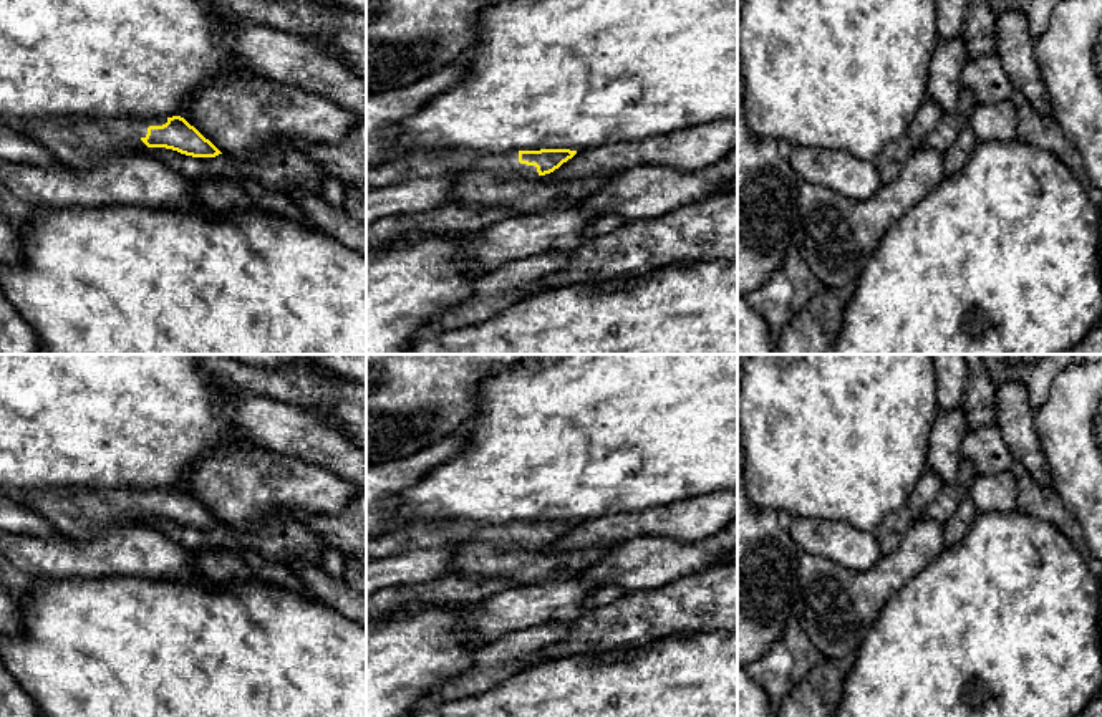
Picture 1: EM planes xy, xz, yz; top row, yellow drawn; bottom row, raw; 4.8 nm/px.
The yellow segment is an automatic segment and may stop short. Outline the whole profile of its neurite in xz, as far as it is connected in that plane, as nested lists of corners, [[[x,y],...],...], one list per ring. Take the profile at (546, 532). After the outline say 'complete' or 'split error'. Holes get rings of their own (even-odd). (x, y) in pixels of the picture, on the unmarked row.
[[[446,520],[426,523],[404,523],[394,530],[366,541],[366,560],[379,556],[393,556],[404,551],[419,548],[456,548],[469,543],[486,543],[497,550],[510,546],[537,548],[558,540],[563,533],[572,530],[577,522],[570,520],[540,520],[540,522],[509,522],[509,523],[487,523],[472,520]]]; split error

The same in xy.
[[[23,488],[10,492],[23,505],[45,517],[60,535],[88,538],[116,525],[166,518],[192,528],[222,525],[184,488]]]; split error

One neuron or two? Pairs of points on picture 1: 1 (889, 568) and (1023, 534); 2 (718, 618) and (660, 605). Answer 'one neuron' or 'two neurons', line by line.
1: two neurons
2: one neuron

